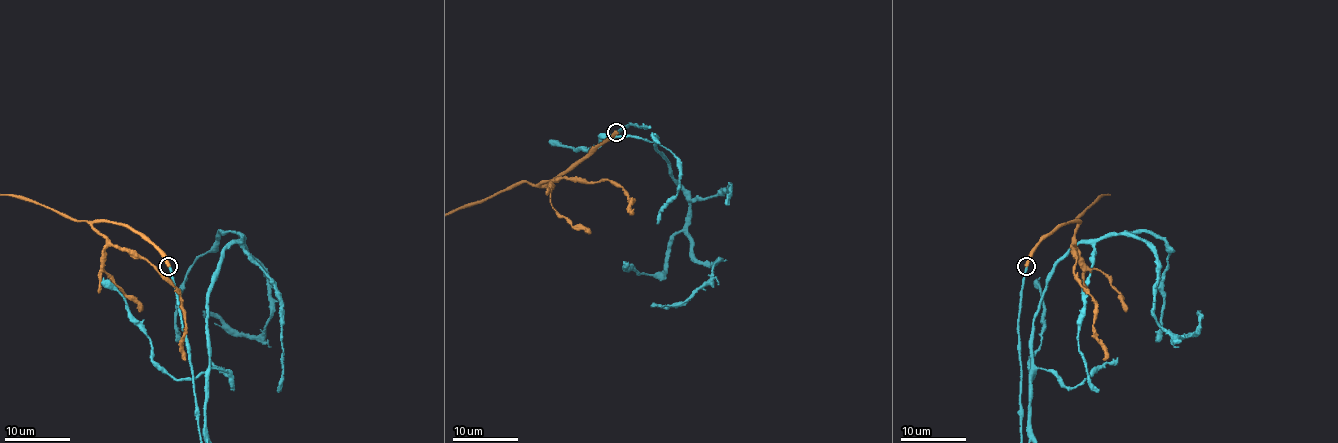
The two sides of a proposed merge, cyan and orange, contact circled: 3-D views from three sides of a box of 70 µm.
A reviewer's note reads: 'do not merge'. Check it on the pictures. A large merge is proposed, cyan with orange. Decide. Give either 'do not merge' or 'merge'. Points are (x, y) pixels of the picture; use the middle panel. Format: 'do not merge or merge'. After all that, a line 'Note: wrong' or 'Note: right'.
merge
Note: wrong

